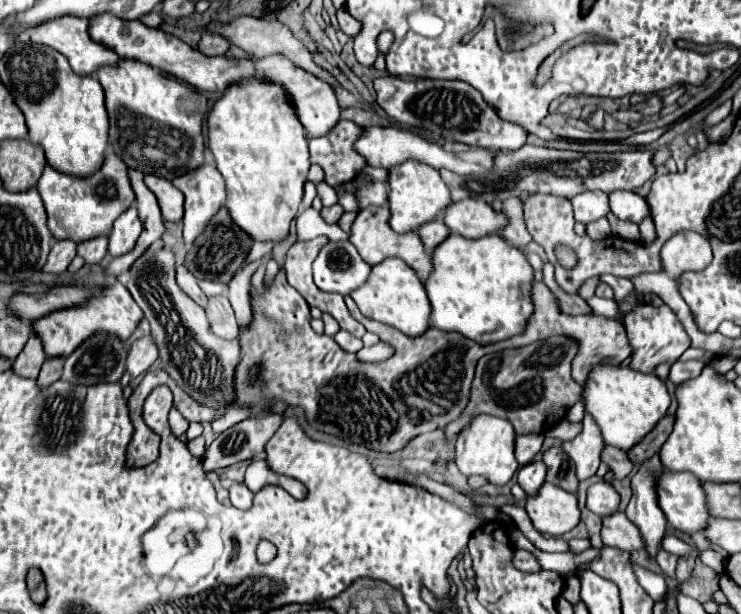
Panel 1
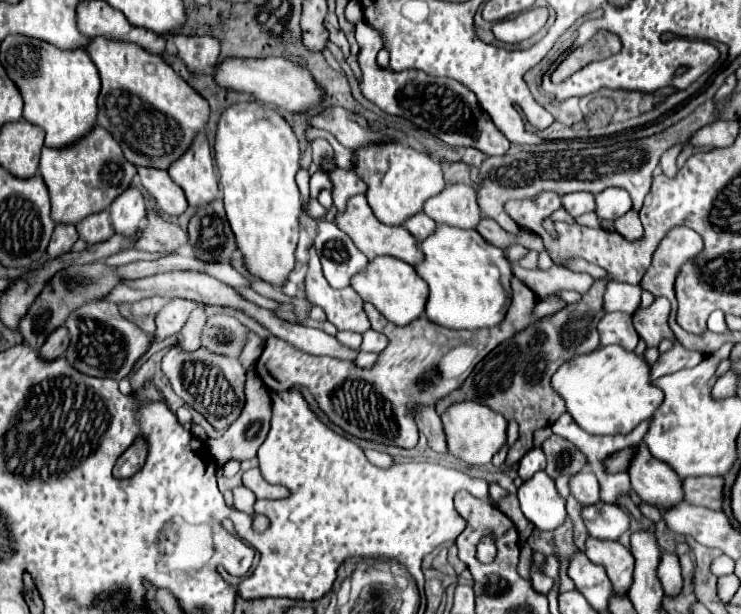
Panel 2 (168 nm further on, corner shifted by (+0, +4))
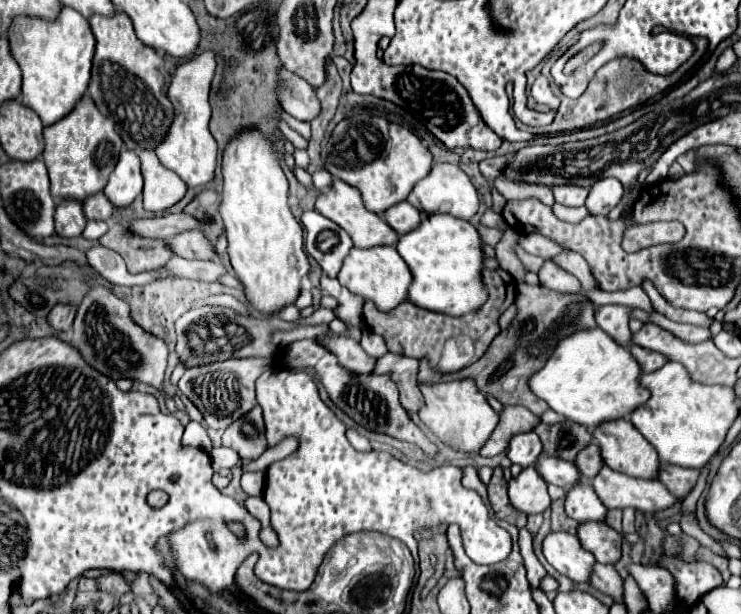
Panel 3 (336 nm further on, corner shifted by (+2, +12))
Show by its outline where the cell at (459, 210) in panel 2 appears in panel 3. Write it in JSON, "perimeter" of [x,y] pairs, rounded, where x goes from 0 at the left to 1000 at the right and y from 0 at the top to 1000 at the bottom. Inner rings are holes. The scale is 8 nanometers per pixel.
{"perimeter":[[[590,267],[584,270],[584,280],[560,300],[557,313],[552,316],[549,322],[552,332],[557,332],[560,339],[568,336],[571,345],[576,349],[609,349],[614,355],[625,355],[625,358],[633,358],[636,352],[644,349],[644,339],[646,339],[646,319],[644,319],[644,306],[638,303],[636,290],[614,267]]]}

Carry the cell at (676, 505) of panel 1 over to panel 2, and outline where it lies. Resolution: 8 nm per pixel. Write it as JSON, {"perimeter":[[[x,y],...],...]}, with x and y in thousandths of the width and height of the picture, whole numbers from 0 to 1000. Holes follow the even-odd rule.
{"perimeter":[[[865,720],[857,730],[857,743],[852,749],[852,762],[846,762],[846,772],[852,775],[852,792],[862,805],[862,811],[879,824],[903,824],[911,818],[922,814],[922,795],[919,795],[919,779],[892,749],[884,749],[873,726]]]}

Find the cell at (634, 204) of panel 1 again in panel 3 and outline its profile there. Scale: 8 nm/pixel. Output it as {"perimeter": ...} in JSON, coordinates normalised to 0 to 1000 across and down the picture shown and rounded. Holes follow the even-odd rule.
{"perimeter":[[[833,290],[806,293],[806,300],[800,300],[800,306],[795,309],[789,336],[798,349],[816,352],[825,339],[830,339],[838,329],[841,316],[843,316],[843,306]]]}

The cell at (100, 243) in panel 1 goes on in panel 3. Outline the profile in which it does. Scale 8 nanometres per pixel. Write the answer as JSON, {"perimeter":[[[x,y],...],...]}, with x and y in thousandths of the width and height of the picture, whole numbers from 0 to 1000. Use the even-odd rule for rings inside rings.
{"perimeter":[[[134,313],[131,319],[120,319],[120,326],[115,326],[112,349],[117,352],[117,358],[144,362],[152,349],[152,332],[147,332],[147,326],[142,326],[142,316]]]}

